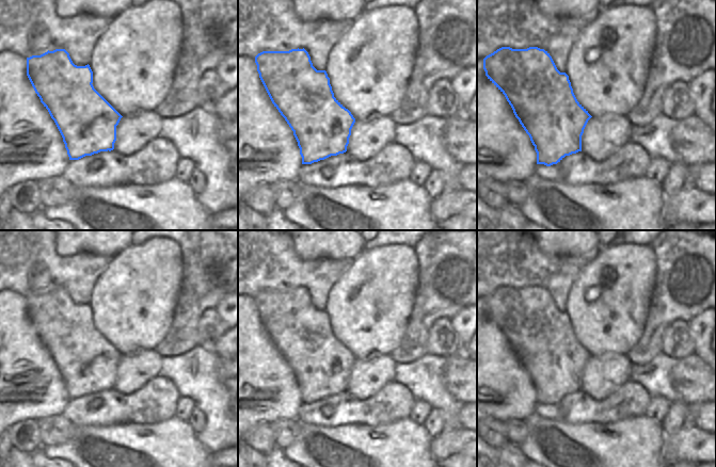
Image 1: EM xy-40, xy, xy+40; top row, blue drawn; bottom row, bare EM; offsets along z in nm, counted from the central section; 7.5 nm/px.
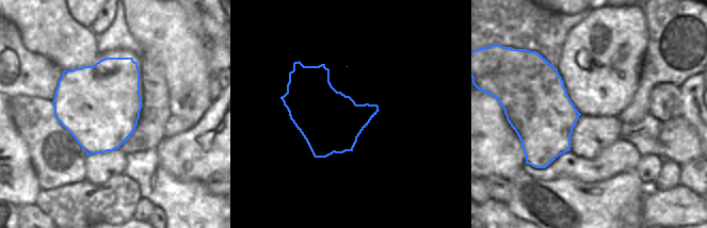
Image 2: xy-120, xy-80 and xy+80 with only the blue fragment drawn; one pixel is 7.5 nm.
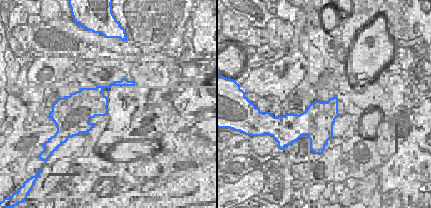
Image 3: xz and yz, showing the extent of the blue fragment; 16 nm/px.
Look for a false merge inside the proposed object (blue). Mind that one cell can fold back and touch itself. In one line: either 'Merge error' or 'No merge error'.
Merge error

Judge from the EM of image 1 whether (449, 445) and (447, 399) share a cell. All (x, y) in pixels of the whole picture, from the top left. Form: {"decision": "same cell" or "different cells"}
{"decision": "different cells"}

